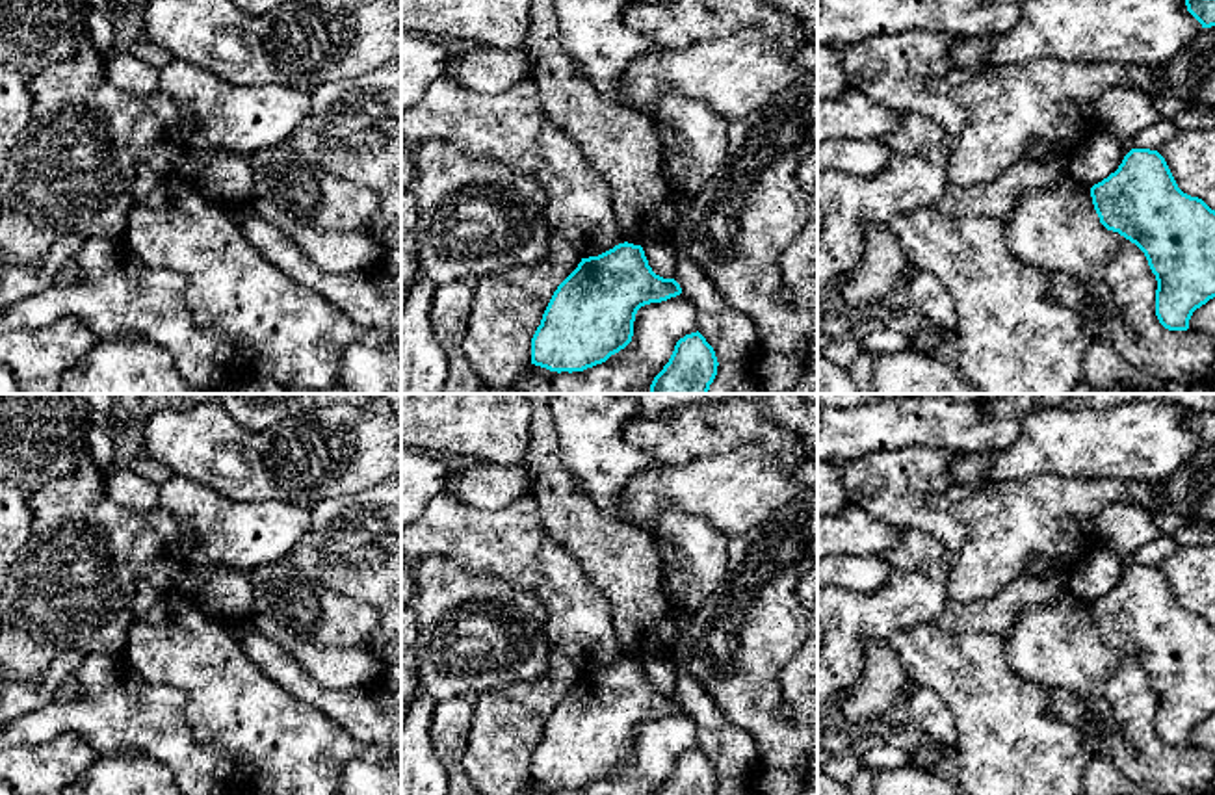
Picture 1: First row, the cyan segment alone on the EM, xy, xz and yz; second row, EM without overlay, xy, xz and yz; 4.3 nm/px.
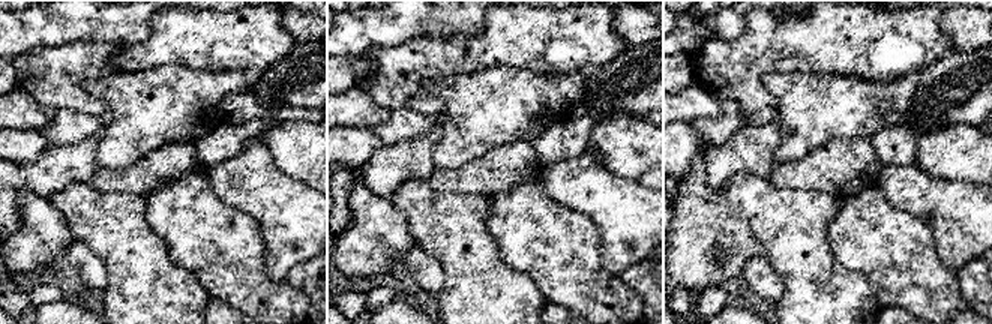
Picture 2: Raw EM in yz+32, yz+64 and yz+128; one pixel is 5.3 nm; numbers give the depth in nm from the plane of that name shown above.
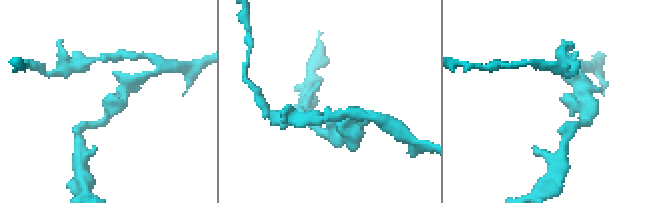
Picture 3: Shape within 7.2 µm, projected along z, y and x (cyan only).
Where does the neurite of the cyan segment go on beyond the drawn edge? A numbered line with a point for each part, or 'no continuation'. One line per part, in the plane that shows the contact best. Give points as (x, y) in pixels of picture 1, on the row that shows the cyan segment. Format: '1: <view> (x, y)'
no continuation

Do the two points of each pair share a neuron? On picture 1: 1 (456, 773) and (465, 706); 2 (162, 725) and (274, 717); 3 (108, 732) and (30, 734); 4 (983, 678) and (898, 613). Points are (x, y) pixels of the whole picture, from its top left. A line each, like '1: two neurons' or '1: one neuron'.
1: one neuron
2: two neurons
3: one neuron
4: two neurons

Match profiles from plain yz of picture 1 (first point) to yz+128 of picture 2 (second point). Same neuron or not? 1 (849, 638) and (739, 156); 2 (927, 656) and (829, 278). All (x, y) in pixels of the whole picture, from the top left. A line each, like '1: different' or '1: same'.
1: same
2: same

